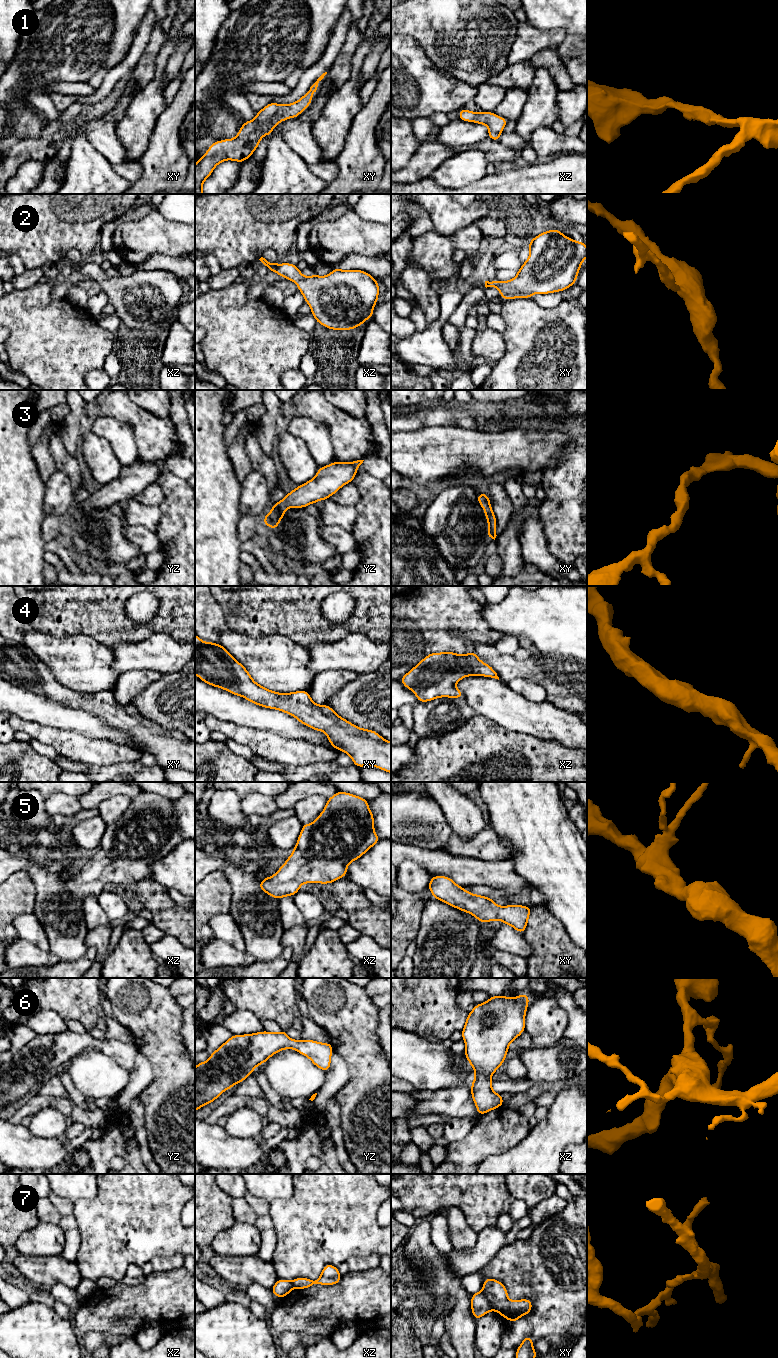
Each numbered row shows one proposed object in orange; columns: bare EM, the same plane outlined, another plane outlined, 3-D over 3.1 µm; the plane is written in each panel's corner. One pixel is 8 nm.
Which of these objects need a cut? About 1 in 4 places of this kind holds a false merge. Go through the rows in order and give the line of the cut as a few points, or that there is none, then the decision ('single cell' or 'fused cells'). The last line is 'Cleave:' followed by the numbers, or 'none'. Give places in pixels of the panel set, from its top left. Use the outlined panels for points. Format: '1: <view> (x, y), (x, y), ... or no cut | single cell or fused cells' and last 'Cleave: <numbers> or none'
1: no cut | single cell
2: no cut | single cell
3: no cut | single cell
4: no cut | single cell
5: no cut | single cell
6: no cut | single cell
7: xy (481, 1291), (492, 1308) | fused cells
Cleave: 7

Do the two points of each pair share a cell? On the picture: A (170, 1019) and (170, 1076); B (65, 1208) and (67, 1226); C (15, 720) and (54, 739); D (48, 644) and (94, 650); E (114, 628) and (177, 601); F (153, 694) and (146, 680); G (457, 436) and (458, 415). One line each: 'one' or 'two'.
A: one
B: one
C: one
D: one
E: one
F: two
G: two

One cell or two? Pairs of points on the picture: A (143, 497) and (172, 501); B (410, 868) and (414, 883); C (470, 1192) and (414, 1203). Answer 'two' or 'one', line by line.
A: two
B: one
C: one

